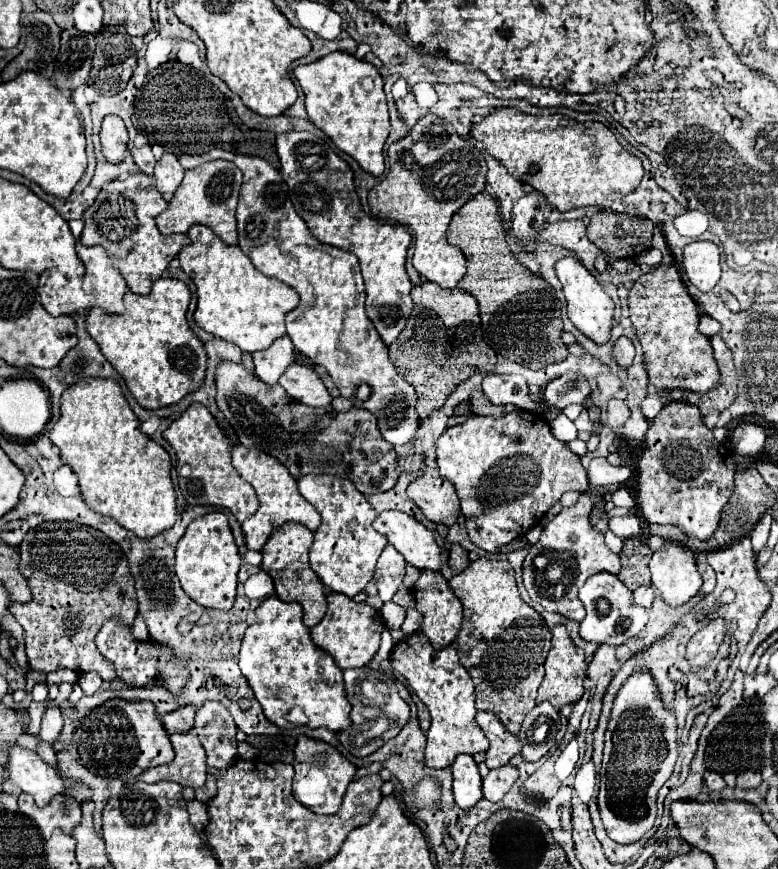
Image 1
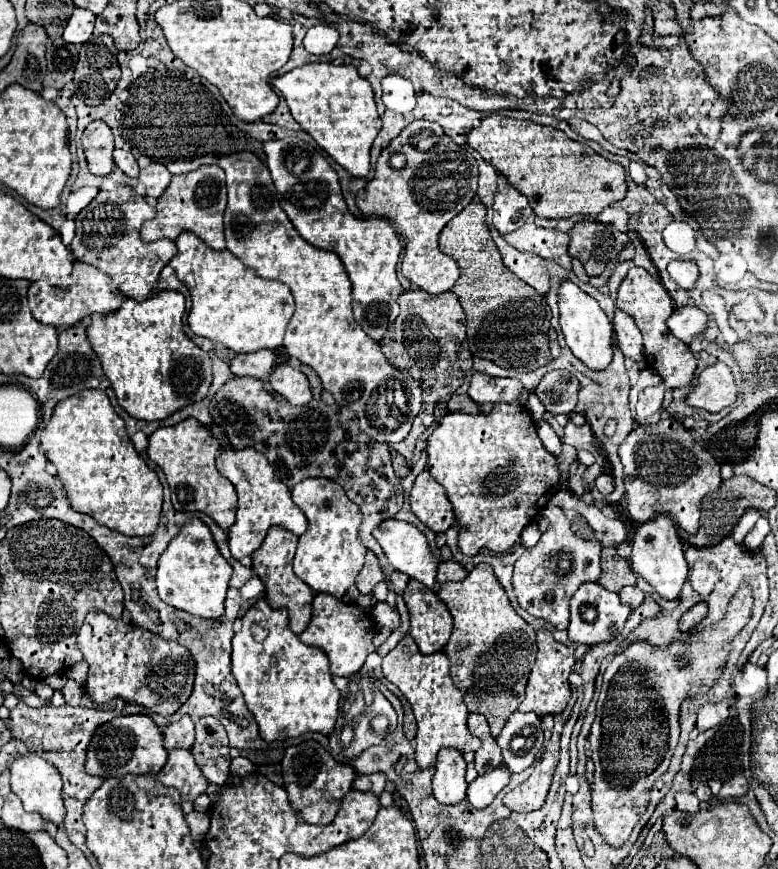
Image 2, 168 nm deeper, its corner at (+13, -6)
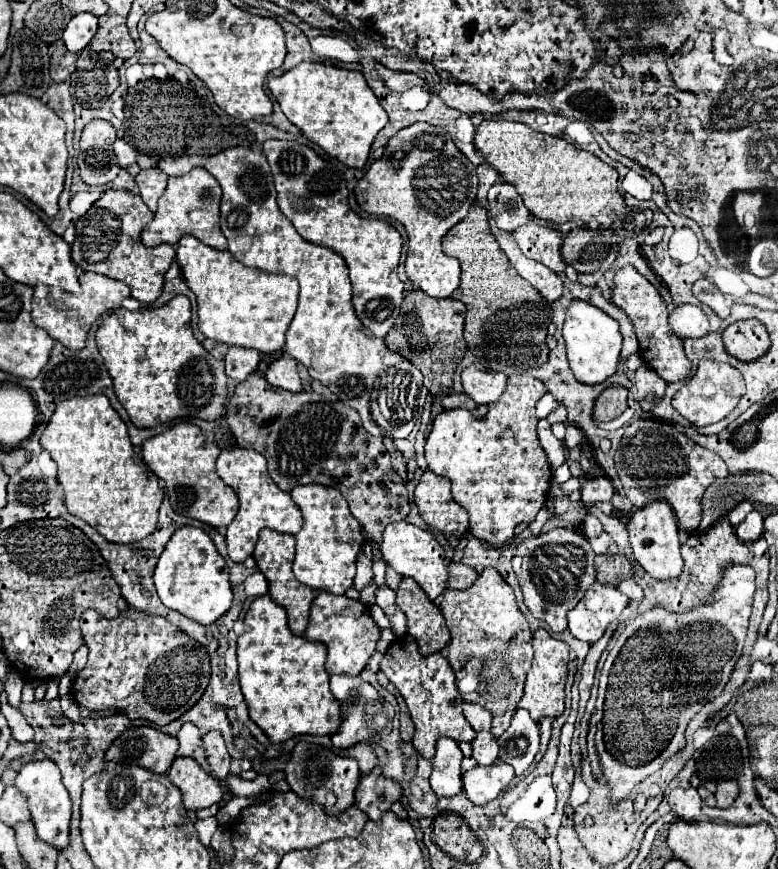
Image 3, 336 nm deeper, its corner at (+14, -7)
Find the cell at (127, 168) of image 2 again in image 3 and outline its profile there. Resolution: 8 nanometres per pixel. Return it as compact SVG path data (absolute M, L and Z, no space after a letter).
M116 139L114 141L114 153L116 153L116 157L118 157L118 165L122 167L122 169L126 169L132 177L136 177L138 175L138 171L140 171L140 167L138 167L138 163L136 163L136 151L134 151L134 147L130 147L126 141L122 141L122 139Z

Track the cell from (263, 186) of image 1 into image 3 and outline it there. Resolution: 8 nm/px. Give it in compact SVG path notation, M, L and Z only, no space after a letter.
M232 147L224 149L216 155L210 157L174 157L174 159L162 159L158 167L170 175L184 175L192 167L204 167L208 169L220 183L222 187L222 205L220 205L220 227L224 237L228 239L228 251L232 253L234 259L238 259L244 265L262 269L266 273L274 275L290 275L296 277L300 283L300 301L298 301L298 311L286 331L286 353L290 353L296 361L308 367L310 377L318 379L322 385L336 385L336 393L342 401L352 403L352 407L360 413L362 425L368 433L378 435L378 437L388 437L388 439L404 439L410 435L414 423L420 419L428 391L422 383L422 373L414 369L414 365L400 355L392 353L384 339L374 337L366 327L360 323L352 309L352 285L348 279L348 267L344 259L320 245L312 245L304 241L294 225L280 213L276 205L276 189L272 183L272 173L268 167L268 161L264 153L252 151L248 147Z

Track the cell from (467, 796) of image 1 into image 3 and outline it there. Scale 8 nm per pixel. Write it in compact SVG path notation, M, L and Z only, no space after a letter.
M442 737L438 739L436 743L436 755L432 759L432 775L430 775L430 787L432 791L438 795L438 797L454 797L462 791L462 771L460 771L460 763L462 763L462 751L458 747L456 741L448 739L448 737Z

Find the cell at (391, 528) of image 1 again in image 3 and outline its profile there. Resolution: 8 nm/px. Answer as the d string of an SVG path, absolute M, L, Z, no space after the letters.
M398 521L392 525L386 525L384 529L384 541L380 545L384 561L402 577L412 577L424 591L426 595L434 601L444 589L446 589L446 579L448 579L448 563L444 557L442 547L436 543L430 531L424 531L416 525L410 525L406 521Z

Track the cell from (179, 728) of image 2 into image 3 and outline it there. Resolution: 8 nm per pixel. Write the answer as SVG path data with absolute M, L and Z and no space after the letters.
M184 723L180 733L176 735L180 747L178 747L178 755L186 755L186 757L194 757L206 771L206 759L204 759L204 751L202 751L202 733L198 731L196 725L192 723Z

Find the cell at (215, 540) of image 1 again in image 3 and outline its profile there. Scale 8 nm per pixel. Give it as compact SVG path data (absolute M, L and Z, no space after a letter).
M186 525L174 531L154 569L154 585L160 595L160 601L166 607L180 611L182 615L202 625L214 623L232 605L228 565L224 557L216 551L214 541L202 529L196 527Z

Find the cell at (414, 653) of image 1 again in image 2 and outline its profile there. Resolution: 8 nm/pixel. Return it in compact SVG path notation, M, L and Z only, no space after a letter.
M407 634L385 658L383 658L383 674L391 680L403 696L409 700L415 720L417 720L417 746L415 746L415 760L419 768L429 768L435 764L437 752L441 748L453 746L461 752L475 752L481 742L473 738L467 728L467 706L463 702L461 690L453 684L449 674L449 660L443 652L435 652L423 656L415 646L415 640Z

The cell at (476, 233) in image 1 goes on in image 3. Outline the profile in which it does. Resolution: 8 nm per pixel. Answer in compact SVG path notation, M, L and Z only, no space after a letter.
M472 205L468 215L446 233L442 241L442 251L450 257L456 257L462 265L462 281L458 289L452 293L452 297L466 305L464 339L468 349L480 359L508 363L508 365L522 365L522 369L544 365L548 361L548 351L550 351L546 345L546 327L550 323L550 303L546 303L544 297L530 283L526 283L514 271L514 267L510 267L510 261L500 251L490 231L486 209L480 205Z

